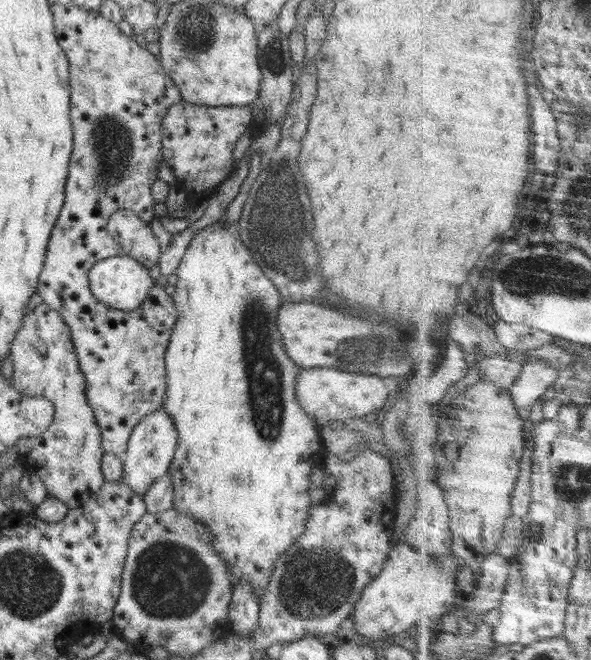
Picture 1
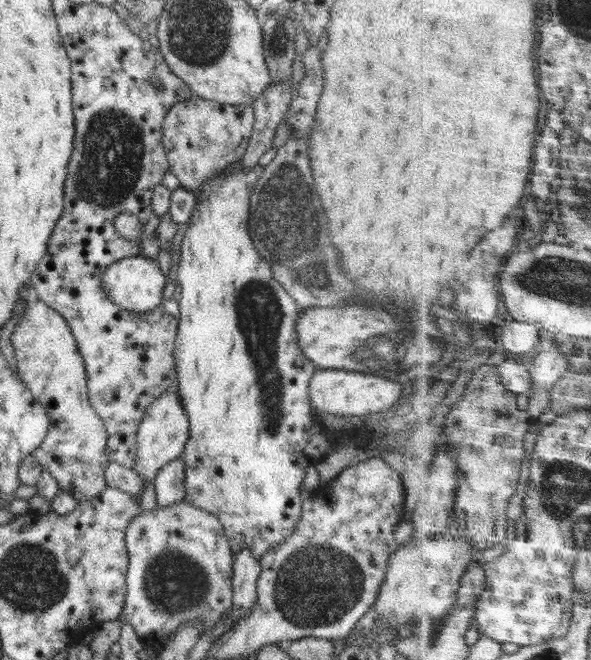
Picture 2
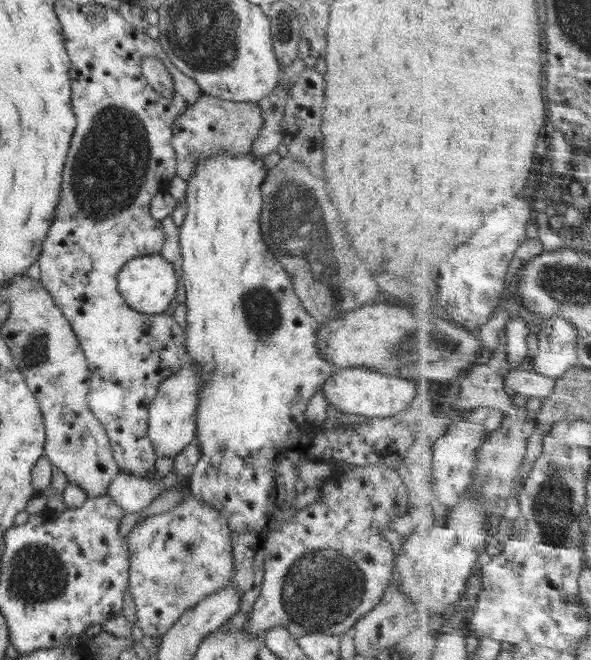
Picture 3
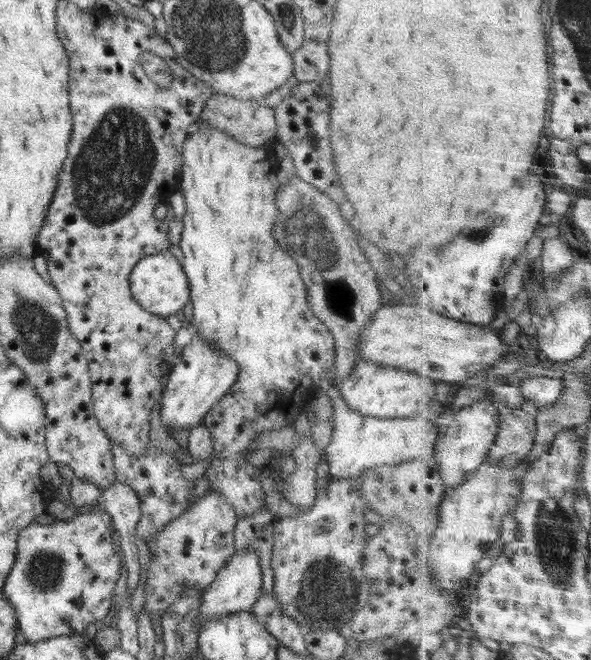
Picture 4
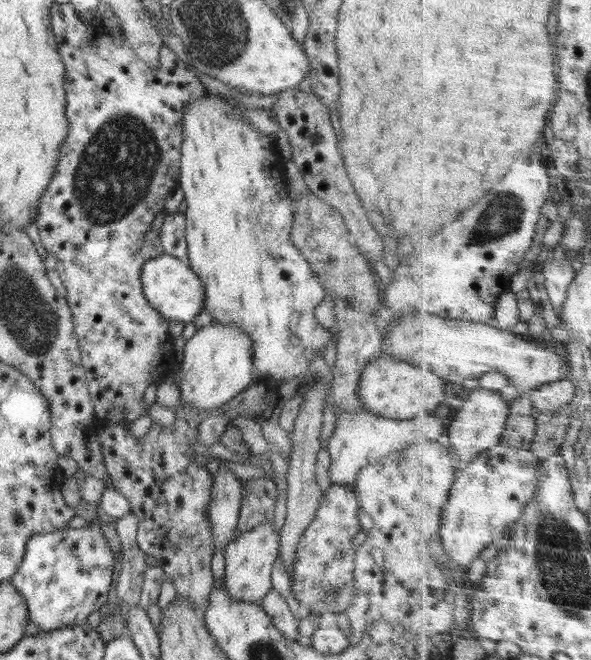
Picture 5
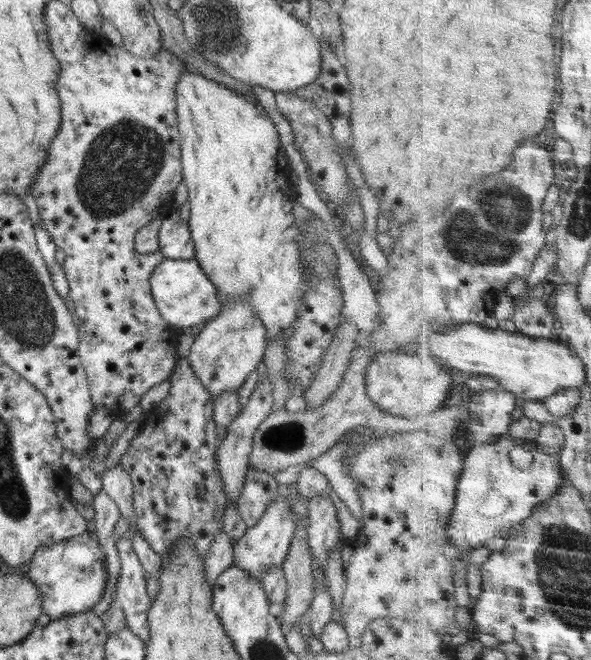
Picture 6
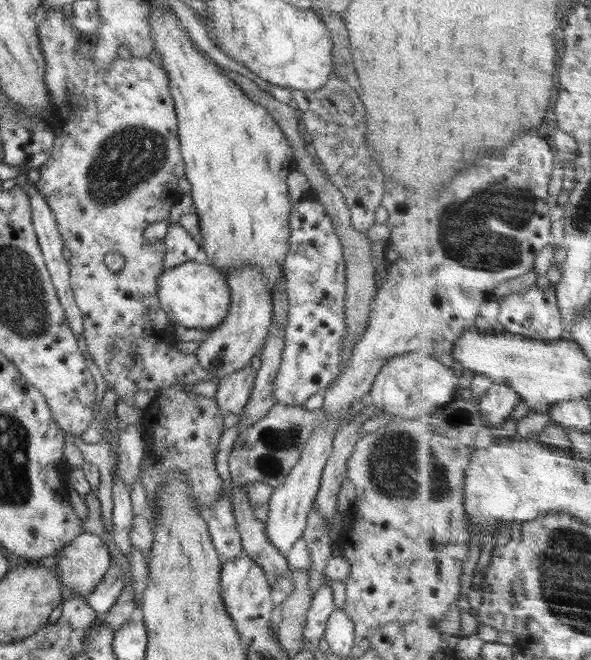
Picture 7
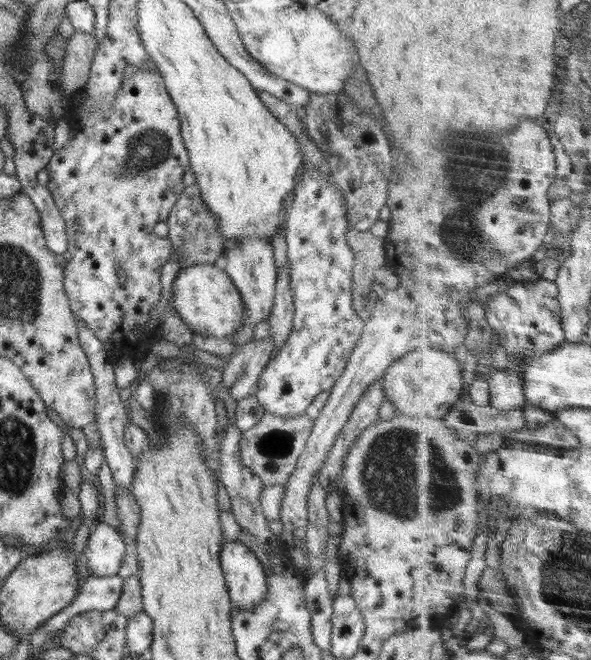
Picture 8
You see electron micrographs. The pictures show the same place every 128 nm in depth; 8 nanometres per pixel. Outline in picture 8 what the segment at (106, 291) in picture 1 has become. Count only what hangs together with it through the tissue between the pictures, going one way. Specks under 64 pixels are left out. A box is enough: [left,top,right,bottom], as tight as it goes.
[168,264,246,338]

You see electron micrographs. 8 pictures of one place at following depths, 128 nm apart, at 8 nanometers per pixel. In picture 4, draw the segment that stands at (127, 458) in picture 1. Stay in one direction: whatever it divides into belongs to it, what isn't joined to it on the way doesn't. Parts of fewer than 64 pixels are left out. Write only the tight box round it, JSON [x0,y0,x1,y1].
[160,333,240,430]

